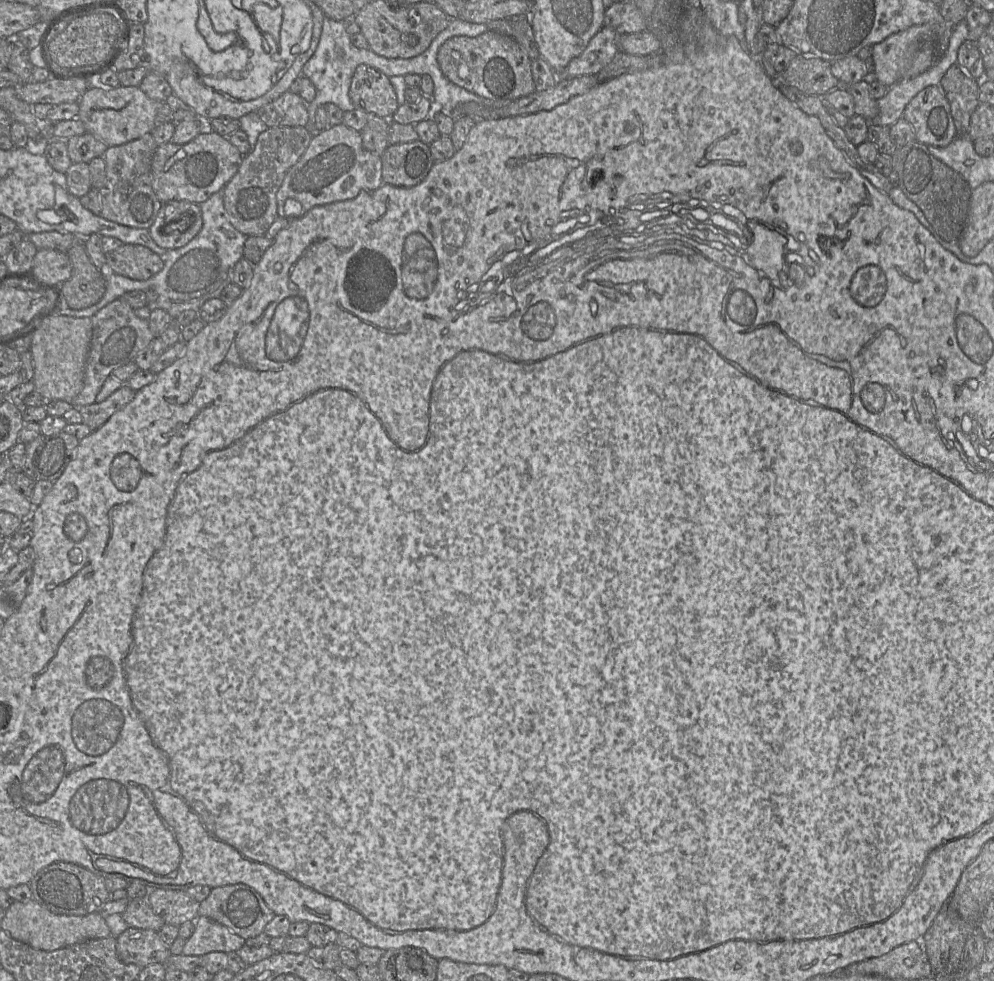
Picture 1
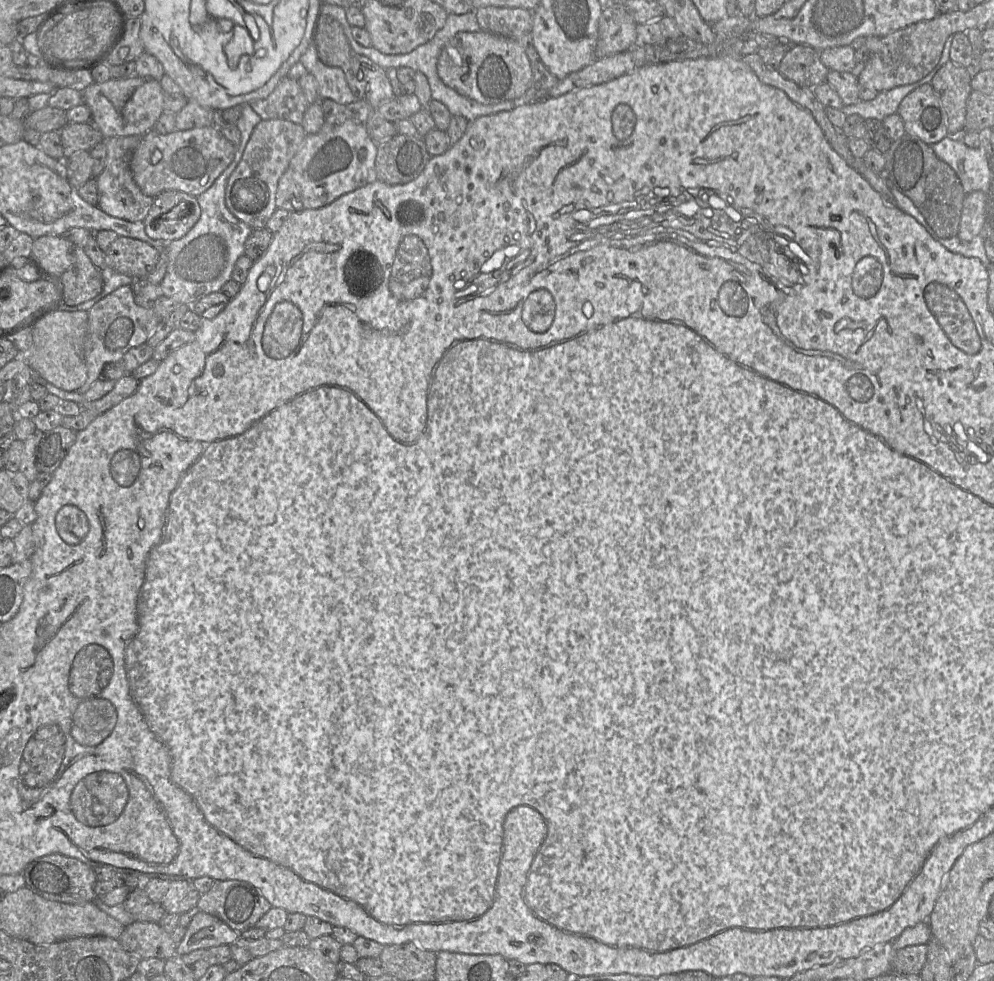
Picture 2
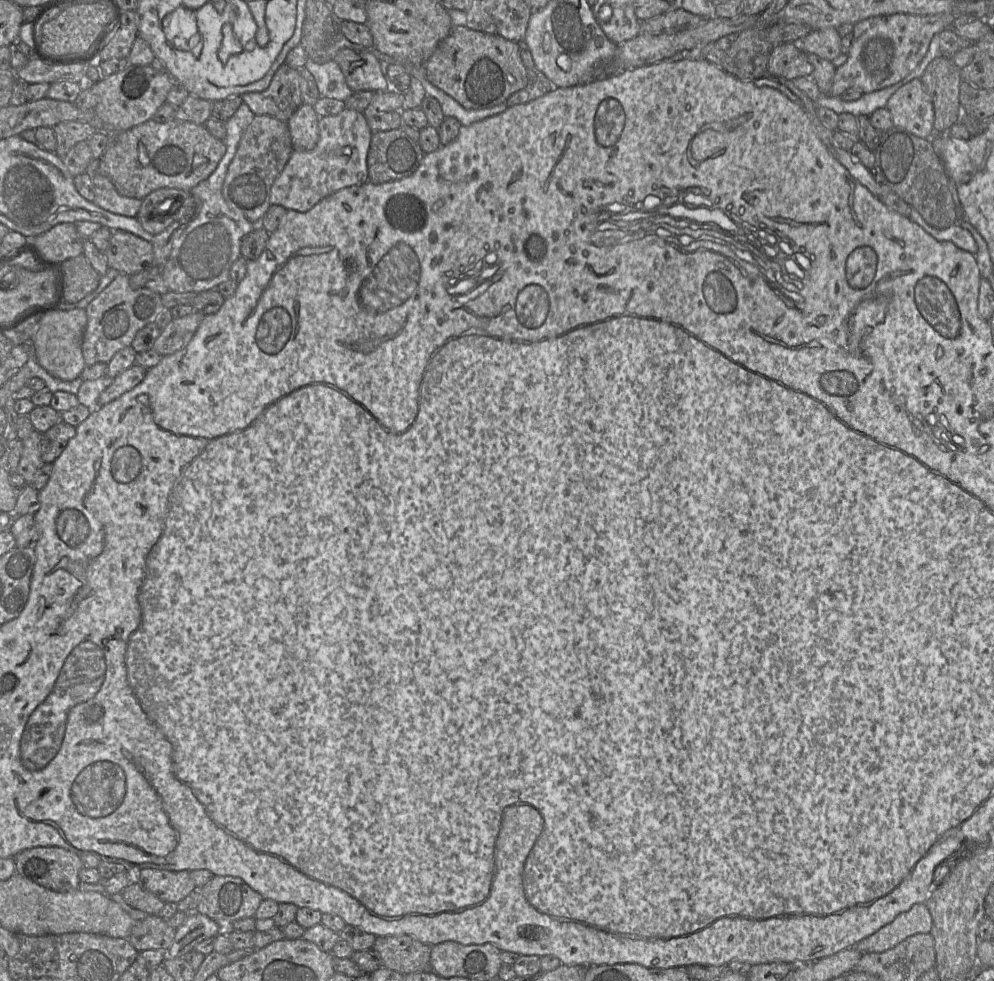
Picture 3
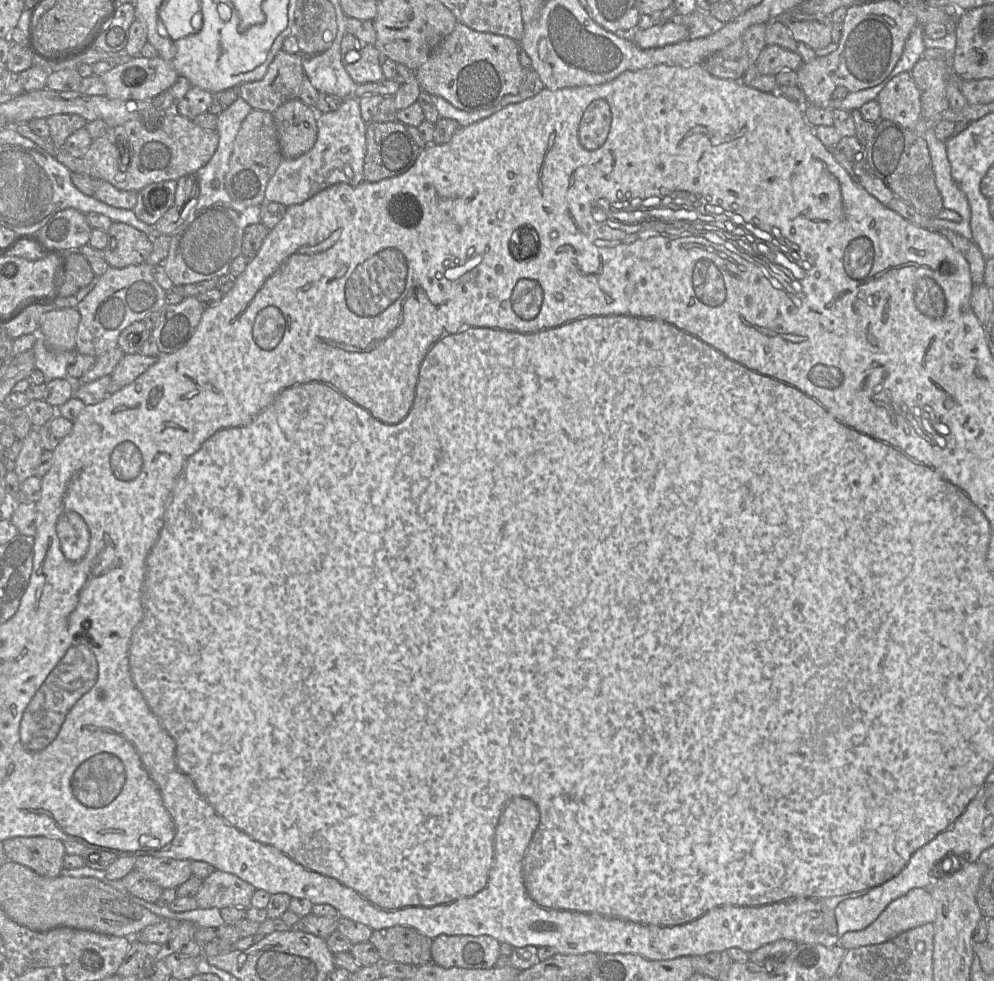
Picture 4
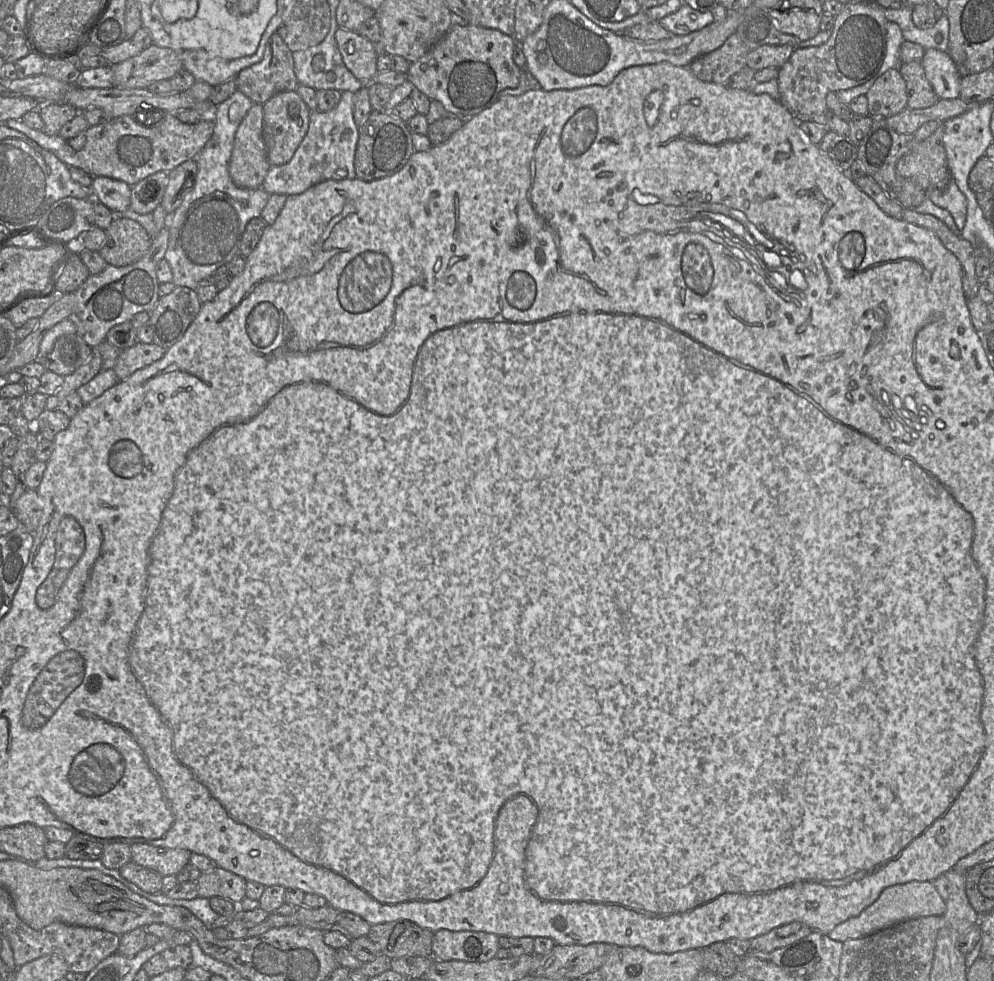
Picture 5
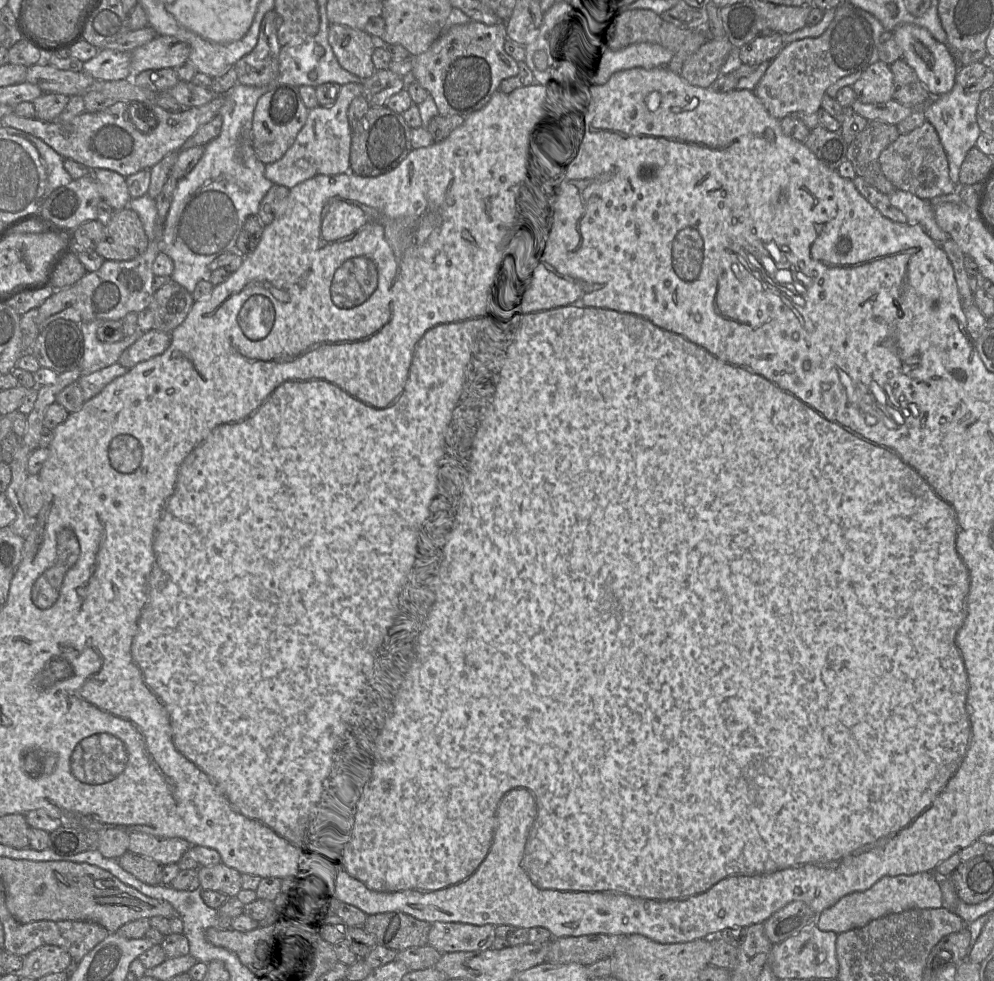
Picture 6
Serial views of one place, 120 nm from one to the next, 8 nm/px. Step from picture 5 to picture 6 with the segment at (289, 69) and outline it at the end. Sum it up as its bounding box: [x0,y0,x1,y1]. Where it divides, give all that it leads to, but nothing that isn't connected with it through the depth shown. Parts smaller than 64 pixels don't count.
[234,10,281,87]

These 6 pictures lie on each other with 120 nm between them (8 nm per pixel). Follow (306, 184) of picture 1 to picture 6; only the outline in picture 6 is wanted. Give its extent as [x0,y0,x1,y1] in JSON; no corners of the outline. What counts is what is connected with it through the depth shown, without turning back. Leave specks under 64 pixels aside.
[265,82,364,189]

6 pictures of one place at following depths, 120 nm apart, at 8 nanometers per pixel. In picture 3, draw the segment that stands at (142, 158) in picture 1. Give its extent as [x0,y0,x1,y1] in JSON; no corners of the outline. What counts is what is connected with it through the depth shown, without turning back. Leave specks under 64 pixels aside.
[94,173,142,217]

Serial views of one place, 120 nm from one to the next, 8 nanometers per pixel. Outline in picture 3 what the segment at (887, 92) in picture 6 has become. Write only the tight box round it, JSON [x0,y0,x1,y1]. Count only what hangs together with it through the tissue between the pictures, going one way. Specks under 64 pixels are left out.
[886,79,934,139]

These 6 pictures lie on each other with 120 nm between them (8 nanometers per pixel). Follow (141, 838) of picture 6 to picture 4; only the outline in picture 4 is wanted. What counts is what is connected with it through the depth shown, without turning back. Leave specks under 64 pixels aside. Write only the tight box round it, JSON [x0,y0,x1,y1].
[134,856,192,890]

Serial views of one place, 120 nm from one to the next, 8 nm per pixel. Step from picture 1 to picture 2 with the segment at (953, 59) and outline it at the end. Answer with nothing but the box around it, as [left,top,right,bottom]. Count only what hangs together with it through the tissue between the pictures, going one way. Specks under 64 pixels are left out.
[842,39,951,121]

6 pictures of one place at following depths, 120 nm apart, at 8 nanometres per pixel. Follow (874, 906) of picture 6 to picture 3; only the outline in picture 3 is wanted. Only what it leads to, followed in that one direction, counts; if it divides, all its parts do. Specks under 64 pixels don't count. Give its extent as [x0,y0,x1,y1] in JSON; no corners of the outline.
[853,903,932,953]

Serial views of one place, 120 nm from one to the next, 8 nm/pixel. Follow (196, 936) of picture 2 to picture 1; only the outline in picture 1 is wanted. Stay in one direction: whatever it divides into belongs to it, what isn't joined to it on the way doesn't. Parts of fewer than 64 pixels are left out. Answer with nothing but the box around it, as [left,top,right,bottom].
[183,917,246,956]

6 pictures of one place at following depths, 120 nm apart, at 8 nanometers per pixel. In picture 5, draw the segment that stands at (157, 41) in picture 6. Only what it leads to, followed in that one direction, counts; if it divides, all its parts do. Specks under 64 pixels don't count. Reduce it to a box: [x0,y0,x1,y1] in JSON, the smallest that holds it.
[111,44,183,89]

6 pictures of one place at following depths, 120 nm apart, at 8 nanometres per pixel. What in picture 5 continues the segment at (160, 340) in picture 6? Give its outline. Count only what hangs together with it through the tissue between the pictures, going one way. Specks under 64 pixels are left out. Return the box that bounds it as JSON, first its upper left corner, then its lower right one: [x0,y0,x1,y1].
[114,341,166,380]

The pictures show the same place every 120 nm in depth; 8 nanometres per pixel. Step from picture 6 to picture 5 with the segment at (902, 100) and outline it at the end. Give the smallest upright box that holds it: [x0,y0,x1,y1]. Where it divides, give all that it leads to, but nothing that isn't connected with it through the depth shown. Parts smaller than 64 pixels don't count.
[898,60,940,109]

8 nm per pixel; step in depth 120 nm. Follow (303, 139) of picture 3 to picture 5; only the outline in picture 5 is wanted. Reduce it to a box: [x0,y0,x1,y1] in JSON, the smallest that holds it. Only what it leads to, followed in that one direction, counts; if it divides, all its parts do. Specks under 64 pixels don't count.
[263,91,311,166]

